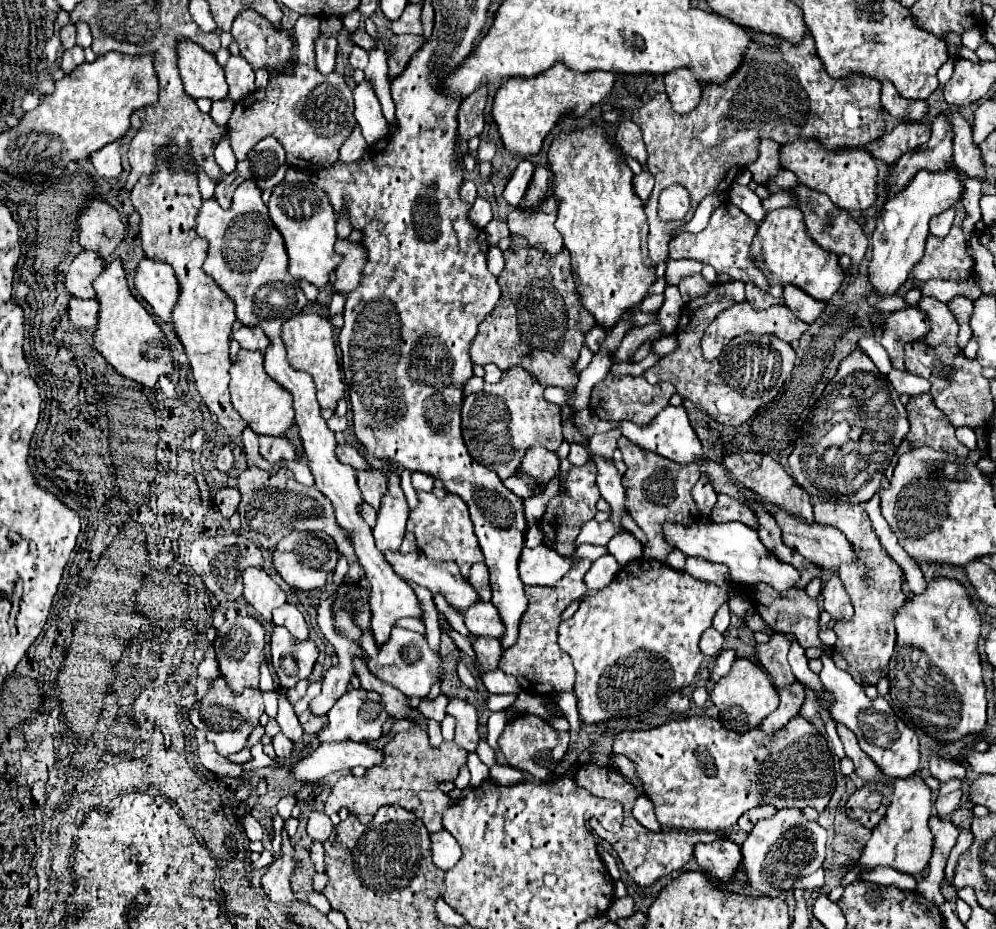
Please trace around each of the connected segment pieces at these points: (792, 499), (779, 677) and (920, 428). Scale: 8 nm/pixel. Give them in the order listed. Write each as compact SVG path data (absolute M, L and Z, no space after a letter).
M731 453L731 455L725 455L723 461L725 469L737 479L741 481L747 489L755 491L757 495L761 495L763 499L767 499L769 503L773 505L779 505L779 507L785 507L789 513L795 513L795 515L801 515L805 517L809 523L813 523L813 505L811 505L811 499L809 499L809 493L803 491L795 479L785 471L785 467L781 463L777 463L773 457L765 455L765 453Z
M771 635L767 643L755 645L753 659L759 667L765 669L765 673L771 675L775 687L787 687L795 683L795 675L791 673L791 667L787 663L787 651L789 641L783 635Z
M929 393L911 397L905 409L907 409L907 417L911 423L911 431L907 433L905 441L899 445L895 457L915 447L923 447L923 445L929 445L933 449L943 449L943 451L949 451L961 457L969 455L969 449L957 441L955 427L933 405L933 399Z

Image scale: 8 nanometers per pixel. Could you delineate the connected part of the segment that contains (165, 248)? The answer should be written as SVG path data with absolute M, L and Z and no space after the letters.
M167 143L159 147L159 155L155 161L155 171L151 175L143 175L135 187L131 189L131 203L135 211L141 215L141 245L149 259L157 259L169 263L181 283L181 297L177 299L177 307L173 307L171 323L185 347L191 375L195 379L197 391L203 397L203 403L217 417L219 425L233 437L239 437L247 423L233 409L229 399L229 335L231 325L235 321L233 301L225 297L225 293L205 275L203 261L207 255L207 243L195 233L195 217L201 209L201 193L197 189L197 177L183 169L169 169L169 161L177 155L177 145Z

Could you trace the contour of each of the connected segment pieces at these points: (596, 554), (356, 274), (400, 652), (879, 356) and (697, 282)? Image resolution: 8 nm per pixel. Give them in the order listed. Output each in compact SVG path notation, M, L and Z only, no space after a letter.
M579 545L577 551L575 551L575 557L573 557L573 559L583 559L583 557L587 557L587 559L595 561L595 559L599 559L599 557L605 555L605 553L607 553L607 547L597 547L597 545Z
M337 241L337 255L341 255L341 263L337 265L335 271L335 283L333 283L333 291L337 293L349 293L359 285L361 279L361 271L365 267L367 255L365 249L361 245L355 243L347 243L347 241Z
M393 629L389 641L379 649L379 653L375 657L369 659L367 667L369 667L369 671L373 671L373 675L379 681L393 685L407 697L425 697L439 675L441 661L429 649L427 639L423 635L407 631L407 629Z
M863 337L859 341L859 347L877 365L877 369L879 369L881 375L887 375L893 369L891 367L891 361L889 361L889 355L883 351L883 347L877 343L875 337Z
M696 274L683 278L678 288L683 301L689 303L689 301L697 297L706 295L711 286L712 285L708 283L701 274Z

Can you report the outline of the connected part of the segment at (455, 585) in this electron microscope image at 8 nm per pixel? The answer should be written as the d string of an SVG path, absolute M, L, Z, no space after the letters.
M389 551L389 553L383 553L385 561L393 567L393 571L409 581L409 583L417 583L417 585L423 585L427 587L431 593L441 593L451 605L455 605L457 609L461 609L461 613L465 613L467 607L471 607L473 603L479 601L475 589L467 583L467 579L463 579L459 575L459 569L455 563L441 563L441 561L429 561L425 555L421 555L421 551L411 551L407 555L399 553L399 551Z

